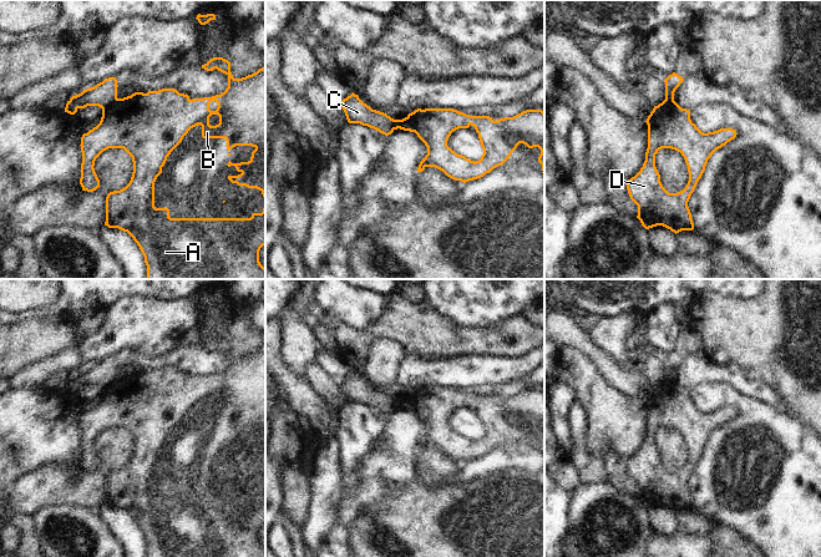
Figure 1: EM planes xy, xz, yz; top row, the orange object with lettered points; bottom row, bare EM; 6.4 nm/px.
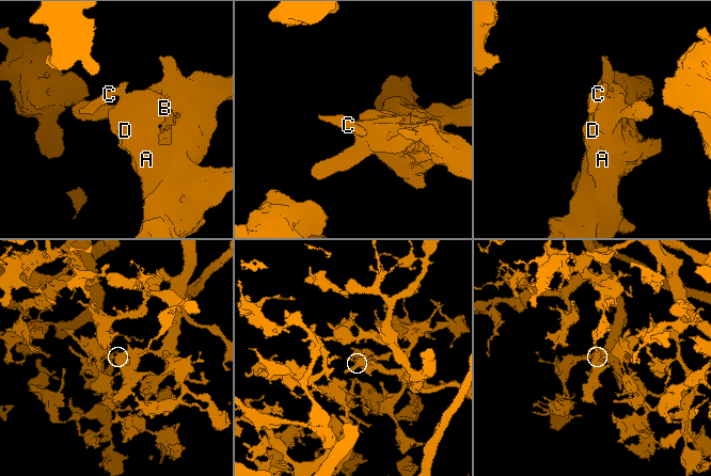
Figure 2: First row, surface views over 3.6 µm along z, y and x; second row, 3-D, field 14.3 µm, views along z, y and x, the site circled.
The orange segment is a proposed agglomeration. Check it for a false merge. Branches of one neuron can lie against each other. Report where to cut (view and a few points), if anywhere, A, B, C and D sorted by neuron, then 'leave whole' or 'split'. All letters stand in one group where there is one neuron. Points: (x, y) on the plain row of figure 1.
xy (116, 376), (102, 388) | A B D / C | split

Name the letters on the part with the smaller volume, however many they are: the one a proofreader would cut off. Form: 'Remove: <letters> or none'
Remove: C

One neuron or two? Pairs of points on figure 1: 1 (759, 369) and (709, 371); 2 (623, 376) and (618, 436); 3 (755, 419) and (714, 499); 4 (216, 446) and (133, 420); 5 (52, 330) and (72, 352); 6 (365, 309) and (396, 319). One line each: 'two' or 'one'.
1: two
2: two
3: one
4: one
5: two
6: two

